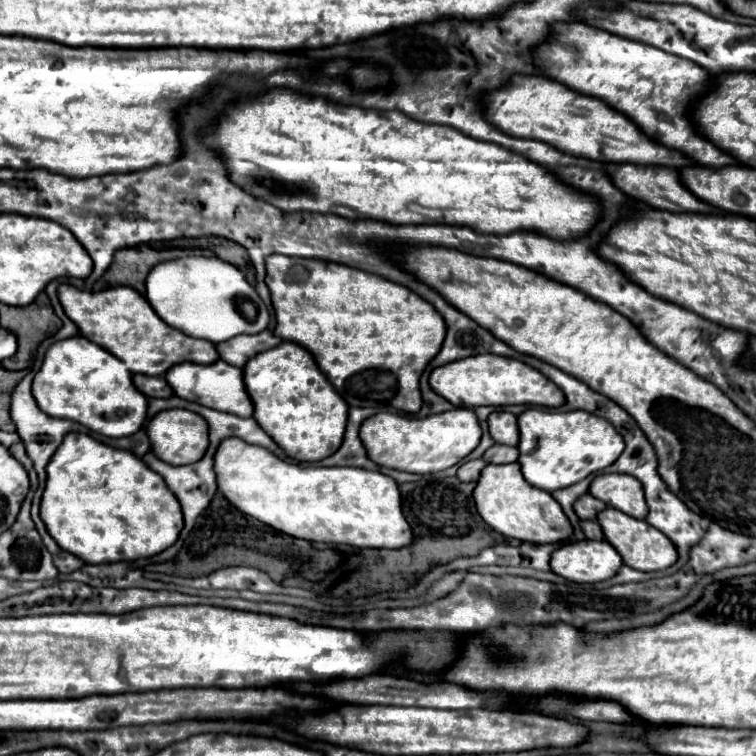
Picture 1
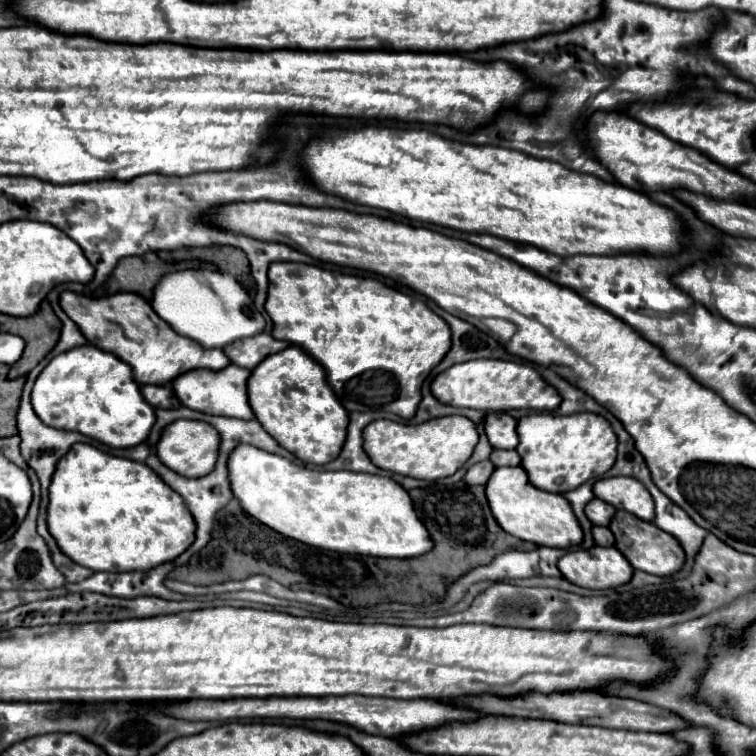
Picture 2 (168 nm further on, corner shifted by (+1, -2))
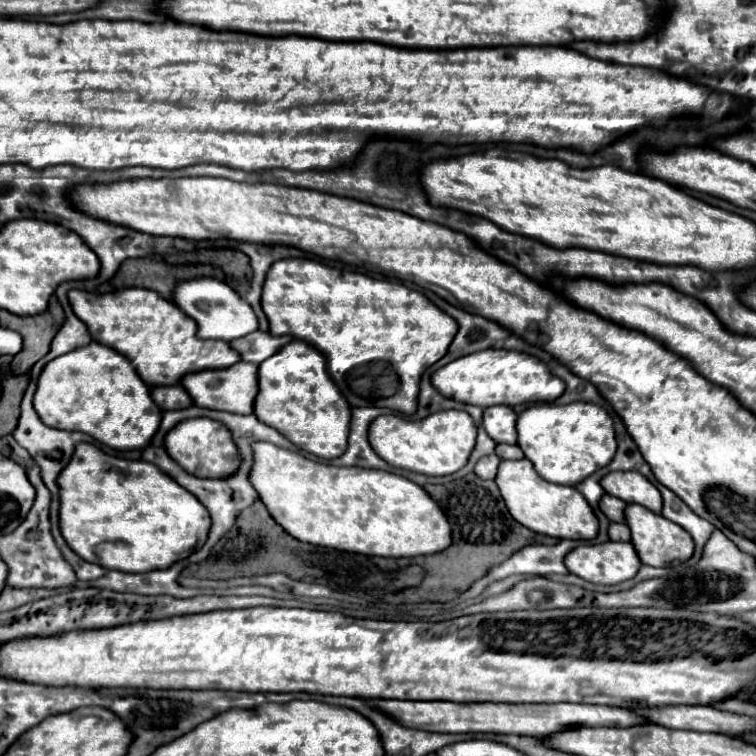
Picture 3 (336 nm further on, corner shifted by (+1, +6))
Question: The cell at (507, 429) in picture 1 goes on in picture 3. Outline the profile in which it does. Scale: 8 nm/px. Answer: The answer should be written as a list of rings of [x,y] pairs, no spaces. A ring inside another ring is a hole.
[[[488,407],[484,409],[484,429],[496,443],[518,441],[516,433],[516,413],[512,407]]]

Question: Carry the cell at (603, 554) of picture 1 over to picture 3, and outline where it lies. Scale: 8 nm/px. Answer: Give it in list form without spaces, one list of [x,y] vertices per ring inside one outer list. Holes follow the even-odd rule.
[[[608,541],[602,545],[580,545],[566,559],[570,573],[596,585],[616,585],[632,579],[642,561],[632,543]]]

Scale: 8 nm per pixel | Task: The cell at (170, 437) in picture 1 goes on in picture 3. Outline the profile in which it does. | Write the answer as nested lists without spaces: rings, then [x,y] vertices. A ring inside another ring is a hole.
[[[208,417],[178,423],[166,435],[166,451],[168,455],[172,455],[172,459],[176,459],[176,463],[180,463],[184,471],[200,479],[226,479],[232,477],[240,467],[240,453],[230,429],[224,423]]]

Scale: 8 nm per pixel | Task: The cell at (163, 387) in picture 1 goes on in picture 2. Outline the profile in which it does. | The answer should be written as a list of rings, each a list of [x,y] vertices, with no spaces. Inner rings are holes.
[[[140,385],[140,393],[152,407],[172,409],[176,405],[176,395],[170,385]]]

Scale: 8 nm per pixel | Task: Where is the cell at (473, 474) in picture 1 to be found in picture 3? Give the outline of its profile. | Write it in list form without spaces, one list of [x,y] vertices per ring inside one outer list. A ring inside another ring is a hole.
[[[492,453],[492,455],[482,457],[482,459],[476,463],[474,473],[480,475],[482,479],[494,479],[496,473],[498,473],[498,465],[500,465],[500,457]]]

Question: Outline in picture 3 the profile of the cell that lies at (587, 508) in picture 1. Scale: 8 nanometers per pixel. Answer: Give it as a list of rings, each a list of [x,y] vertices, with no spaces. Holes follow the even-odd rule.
[[[604,495],[602,501],[600,501],[600,509],[602,513],[614,521],[614,523],[624,523],[624,509],[626,509],[626,503],[622,499],[616,499],[612,495]]]

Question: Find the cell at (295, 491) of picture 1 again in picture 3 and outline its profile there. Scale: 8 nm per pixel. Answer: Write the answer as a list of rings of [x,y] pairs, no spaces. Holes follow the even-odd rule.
[[[264,441],[252,447],[252,485],[274,521],[298,541],[372,557],[434,555],[452,545],[452,527],[438,503],[402,475],[334,467]]]

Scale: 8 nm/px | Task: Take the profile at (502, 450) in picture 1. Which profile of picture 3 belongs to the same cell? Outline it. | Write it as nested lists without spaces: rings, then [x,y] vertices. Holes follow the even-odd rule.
[[[498,445],[496,455],[500,455],[500,459],[522,459],[524,457],[518,445]]]

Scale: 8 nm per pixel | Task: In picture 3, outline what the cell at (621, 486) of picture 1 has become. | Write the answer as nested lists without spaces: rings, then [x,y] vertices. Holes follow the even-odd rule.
[[[616,471],[608,473],[600,485],[612,497],[618,497],[626,503],[640,503],[654,513],[662,511],[660,491],[638,471]]]

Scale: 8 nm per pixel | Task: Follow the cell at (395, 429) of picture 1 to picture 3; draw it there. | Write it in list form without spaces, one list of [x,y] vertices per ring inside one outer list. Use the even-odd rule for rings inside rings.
[[[438,411],[420,421],[406,421],[398,415],[380,415],[368,435],[372,449],[390,465],[424,475],[452,475],[460,471],[476,445],[476,425],[464,411]]]

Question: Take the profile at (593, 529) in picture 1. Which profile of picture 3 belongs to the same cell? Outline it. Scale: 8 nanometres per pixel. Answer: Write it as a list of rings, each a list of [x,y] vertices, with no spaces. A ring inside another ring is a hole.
[[[610,523],[610,529],[608,529],[608,535],[612,541],[630,541],[630,529],[622,523]]]

